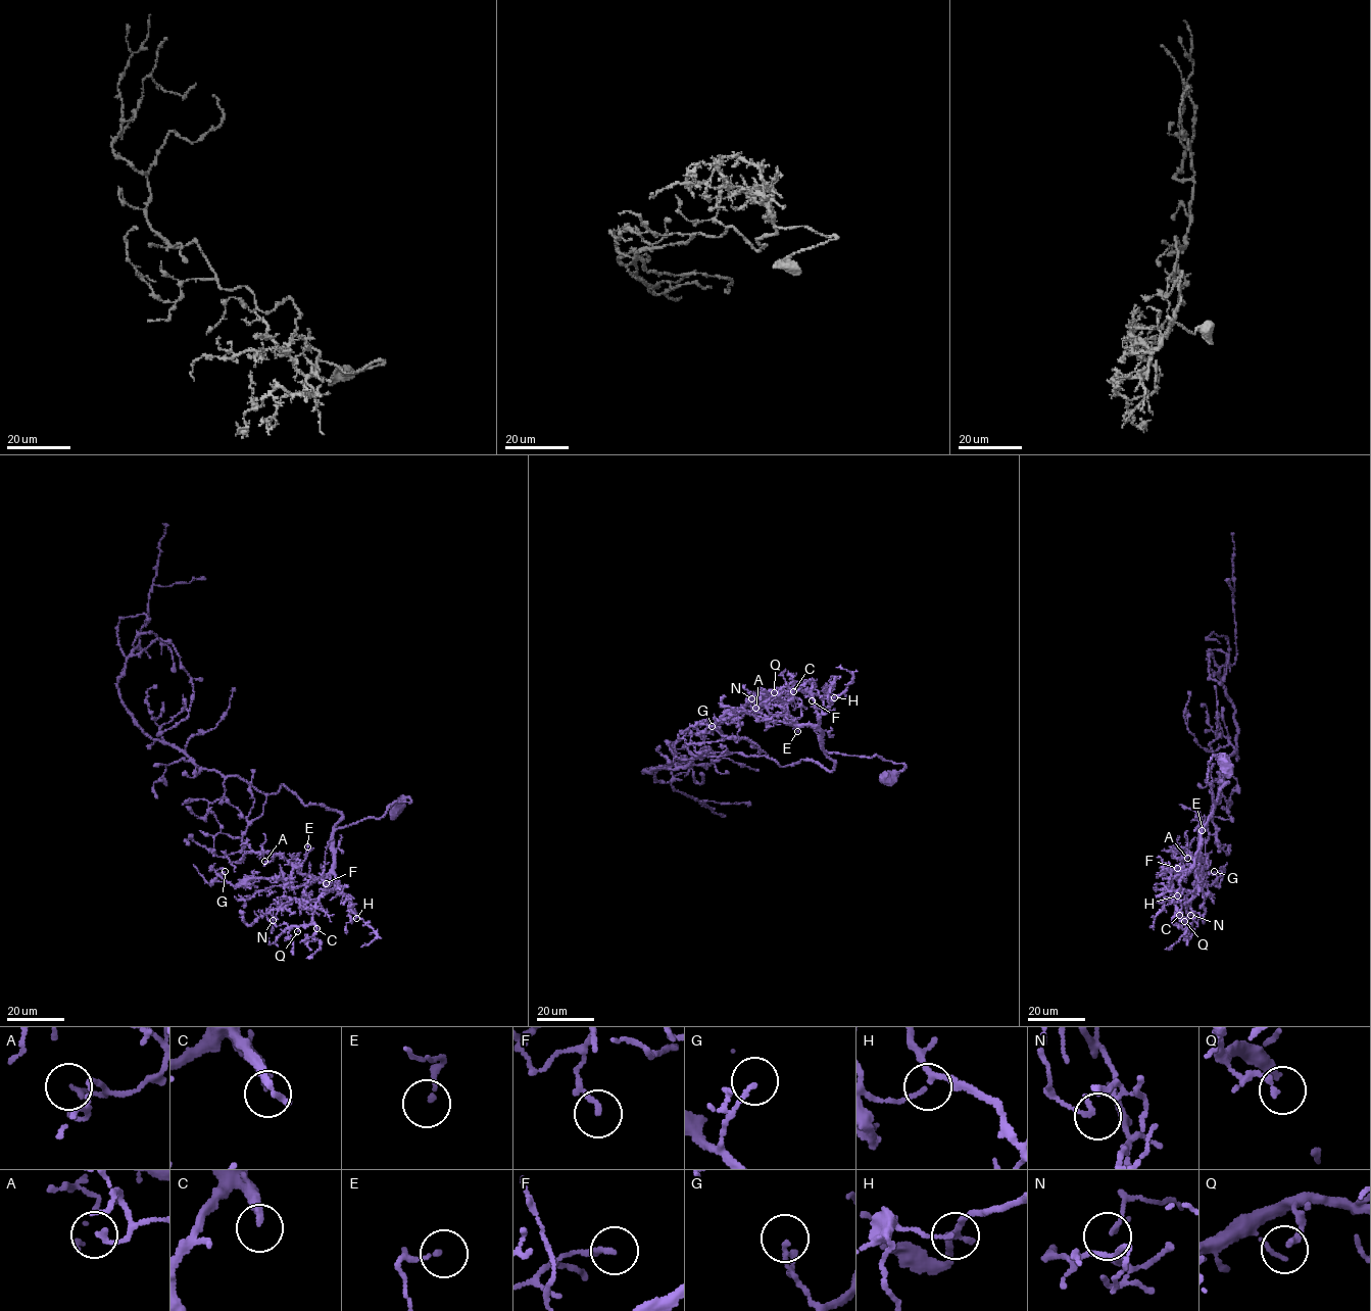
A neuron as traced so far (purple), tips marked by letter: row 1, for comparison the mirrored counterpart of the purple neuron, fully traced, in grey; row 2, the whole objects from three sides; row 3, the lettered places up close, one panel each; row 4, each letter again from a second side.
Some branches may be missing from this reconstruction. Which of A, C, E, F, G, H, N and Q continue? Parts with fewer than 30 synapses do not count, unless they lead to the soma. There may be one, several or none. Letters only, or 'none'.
C

